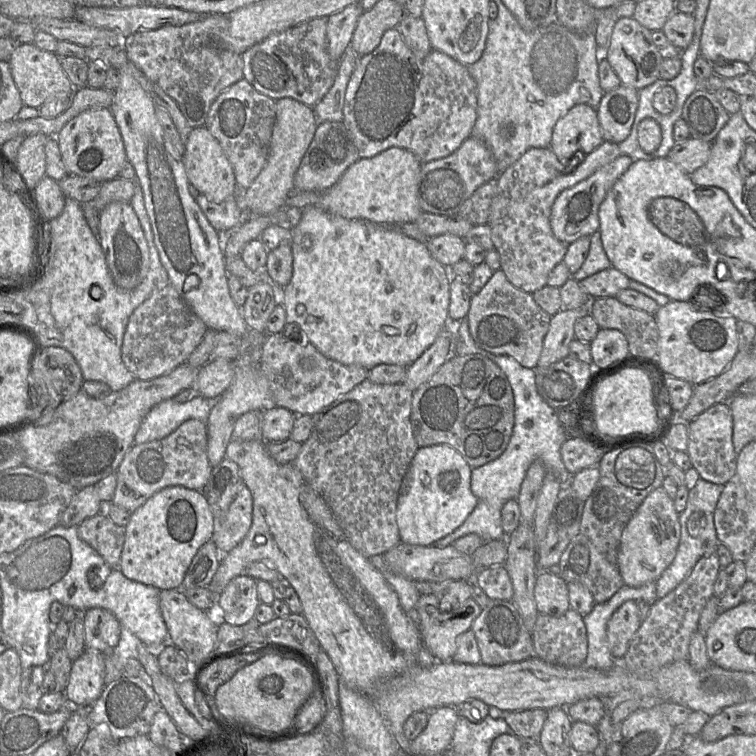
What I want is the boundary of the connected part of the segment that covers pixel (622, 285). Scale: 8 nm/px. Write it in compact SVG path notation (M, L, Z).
M610 267L586 279L578 281L583 292L591 298L615 297L621 290L629 287L630 279Z

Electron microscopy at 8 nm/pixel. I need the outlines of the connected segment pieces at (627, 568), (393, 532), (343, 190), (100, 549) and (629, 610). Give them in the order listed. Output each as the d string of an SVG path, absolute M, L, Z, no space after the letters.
M663 486L656 488L644 499L626 524L618 549L617 566L624 585L639 587L656 582L672 563L680 542L680 513Z
M364 380L351 391L340 396L329 406L312 415L310 436L302 443L298 456L291 462L294 463L296 468L301 472L306 483L325 500L350 544L366 558L371 558L379 554L383 555L401 542L396 523L397 500L412 459L419 448L414 438L410 422L412 397L413 391L404 383L375 384L369 380Z
M398 147L371 158L359 158L337 183L322 193L314 206L346 219L365 219L378 224L415 222L422 213L418 203L421 165L412 152Z
M100 512L78 525L77 533L82 541L103 557L110 569L118 569L125 527L116 525L104 512Z
M634 600L626 601L612 614L607 623L606 635L615 660L623 658L640 625L639 608Z

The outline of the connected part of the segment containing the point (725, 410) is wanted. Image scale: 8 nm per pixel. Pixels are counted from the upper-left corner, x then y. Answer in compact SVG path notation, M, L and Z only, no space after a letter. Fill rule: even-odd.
M727 402L711 406L688 423L687 453L693 468L704 480L725 485L736 479L737 453L733 445L733 417Z

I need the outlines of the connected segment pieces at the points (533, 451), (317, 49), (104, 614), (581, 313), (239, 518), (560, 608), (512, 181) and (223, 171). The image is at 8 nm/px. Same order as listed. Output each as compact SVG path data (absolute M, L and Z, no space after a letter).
M467 316L459 322L449 322L447 325L447 329L453 336L455 355L458 356L466 356L471 354L481 355L493 361L505 373L511 385L514 395L514 428L506 450L497 459L483 466L472 469L471 491L478 499L477 506L469 514L469 516L466 518L466 520L460 527L458 527L454 532L450 533L449 535L445 536L444 538L434 543L434 546L438 548L445 548L446 546L451 545L459 538L466 536L468 534L477 534L485 542L498 540L503 538L504 536L509 536L505 535L505 532L503 531L502 528L501 510L503 505L508 500L517 499L527 470L534 461L541 460L547 472L553 473L562 486L570 485L571 476L573 476L566 469L562 461L560 452L561 446L566 441L568 436L559 422L557 410L550 407L544 401L544 399L541 397L537 390L536 370L523 367L520 363L518 363L514 358L510 356L495 355L478 347L470 335Z
M327 17L314 18L269 35L241 54L243 77L253 88L274 100L292 98L314 107L332 87L339 70L327 49Z
M90 608L83 612L85 648L111 653L118 645L121 624L115 615L103 608Z
M590 304L573 310L562 309L551 316L548 332L543 341L543 348L535 369L544 369L566 357L574 336L575 322L590 314Z
M243 484L225 517L214 520L212 541L221 554L227 554L245 538L252 525L252 512L253 498Z
M540 571L536 576L534 600L537 611L559 617L570 609L567 583L549 571Z
M604 141L585 158L581 158L582 162L576 168L565 172L565 165L558 160L550 147L531 148L519 160L499 174L496 194L491 202L486 225L491 229L491 239L500 256L500 268L513 286L530 294L547 286L549 274L557 264L563 261L569 245L557 239L551 229L550 216L555 199L562 191L587 179L620 155L618 144Z
M205 126L191 129L186 142L183 163L188 181L210 201L220 203L236 192L235 174L231 163L216 138Z

